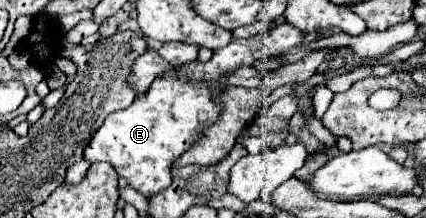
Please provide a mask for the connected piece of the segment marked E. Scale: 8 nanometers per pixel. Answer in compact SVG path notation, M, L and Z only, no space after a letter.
M289 23L271 27L259 35L231 41L229 45L213 51L213 59L207 63L195 61L183 67L175 67L173 73L167 73L163 79L155 79L143 99L135 99L131 107L111 113L91 143L85 149L85 159L107 161L113 169L129 181L133 189L151 197L171 185L171 165L173 161L191 147L203 133L203 129L217 119L219 107L215 103L221 91L211 91L211 85L227 73L235 71L239 65L253 65L255 61L269 57L271 53L281 53L283 49L293 49L303 41L305 33Z

